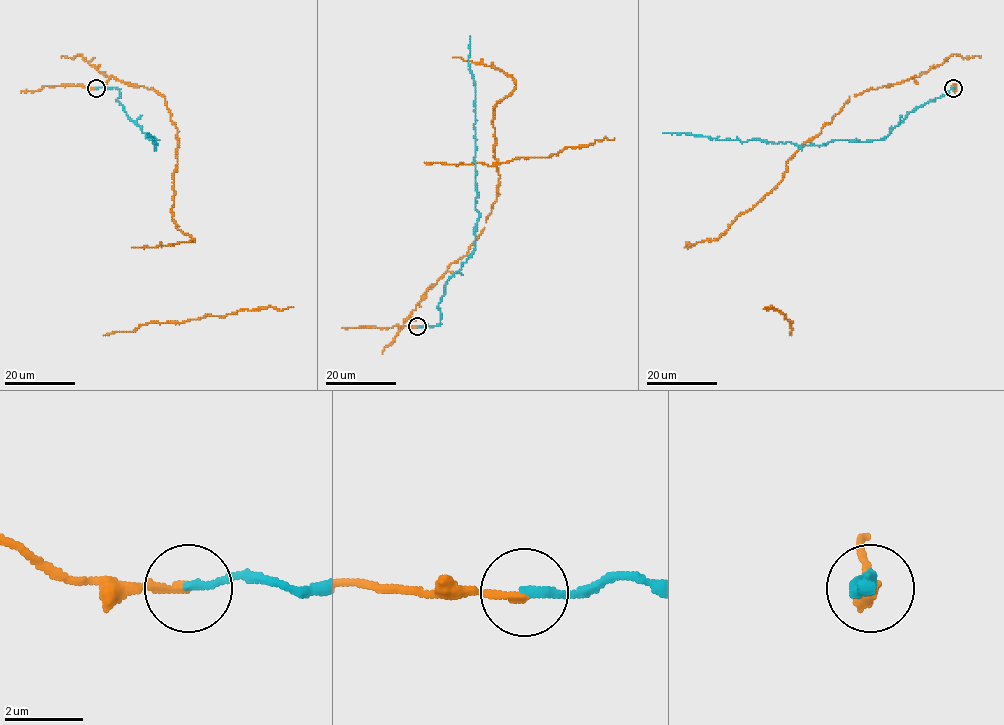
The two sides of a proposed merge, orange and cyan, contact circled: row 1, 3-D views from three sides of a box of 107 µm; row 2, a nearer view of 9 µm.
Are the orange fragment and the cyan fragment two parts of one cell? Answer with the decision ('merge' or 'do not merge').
merge

